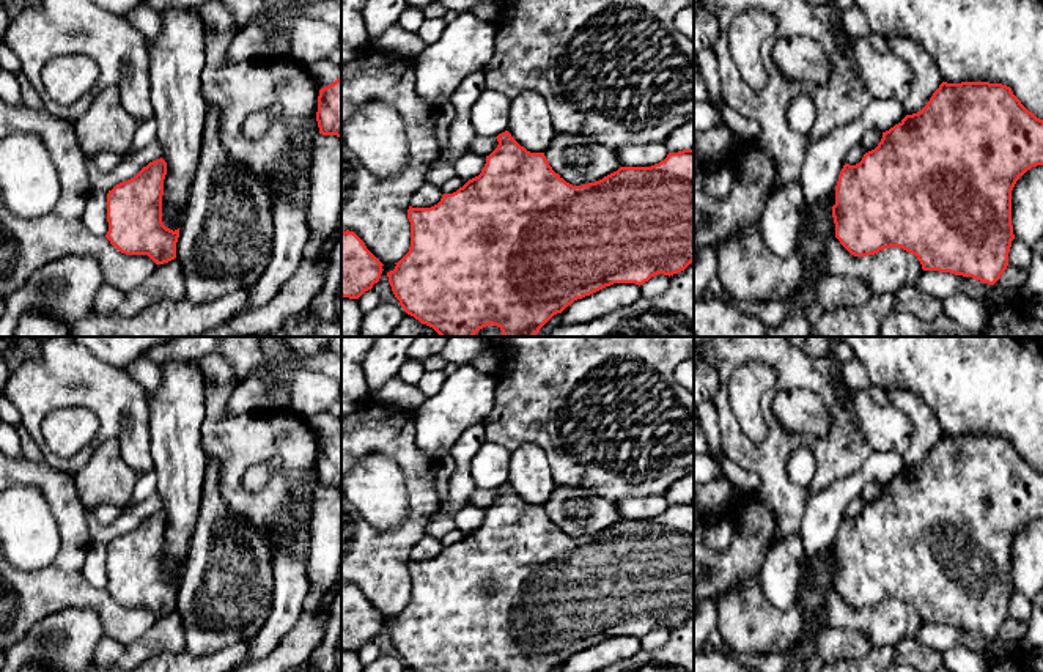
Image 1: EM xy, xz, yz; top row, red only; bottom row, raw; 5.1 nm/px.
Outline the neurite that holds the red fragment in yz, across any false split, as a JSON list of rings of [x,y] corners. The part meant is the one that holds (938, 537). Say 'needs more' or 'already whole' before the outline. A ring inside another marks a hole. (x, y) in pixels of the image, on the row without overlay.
already whole; [[[942,434],[920,464],[906,467],[883,485],[878,499],[865,505],[859,516],[843,518],[832,559],[835,590],[854,609],[900,600],[916,607],[923,623],[950,625],[994,637],[1008,618],[1015,592],[1012,543],[1037,518],[1043,518],[1043,472],[1029,464],[1010,439]]]

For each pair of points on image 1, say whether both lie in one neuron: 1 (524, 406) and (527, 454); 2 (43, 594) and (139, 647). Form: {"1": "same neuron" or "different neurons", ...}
{"1": "different neurons", "2": "different neurons"}

